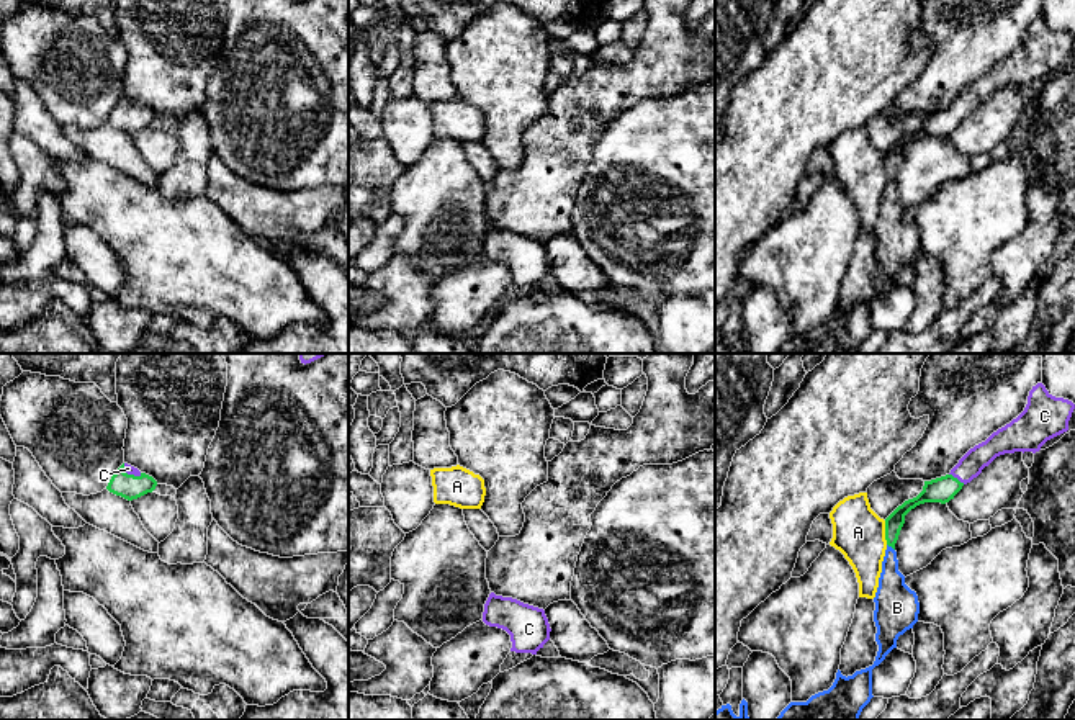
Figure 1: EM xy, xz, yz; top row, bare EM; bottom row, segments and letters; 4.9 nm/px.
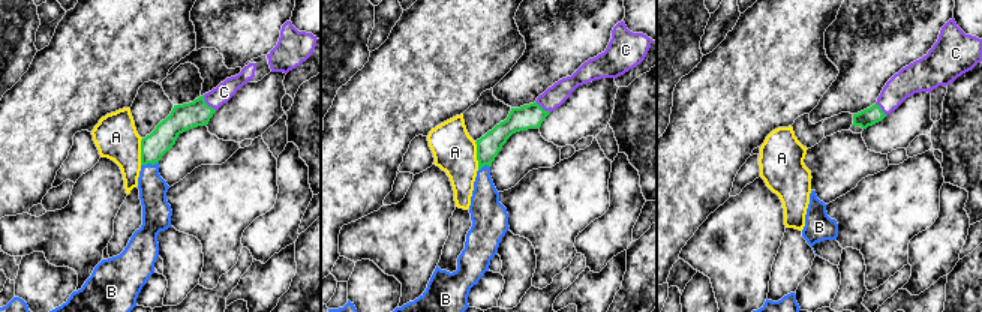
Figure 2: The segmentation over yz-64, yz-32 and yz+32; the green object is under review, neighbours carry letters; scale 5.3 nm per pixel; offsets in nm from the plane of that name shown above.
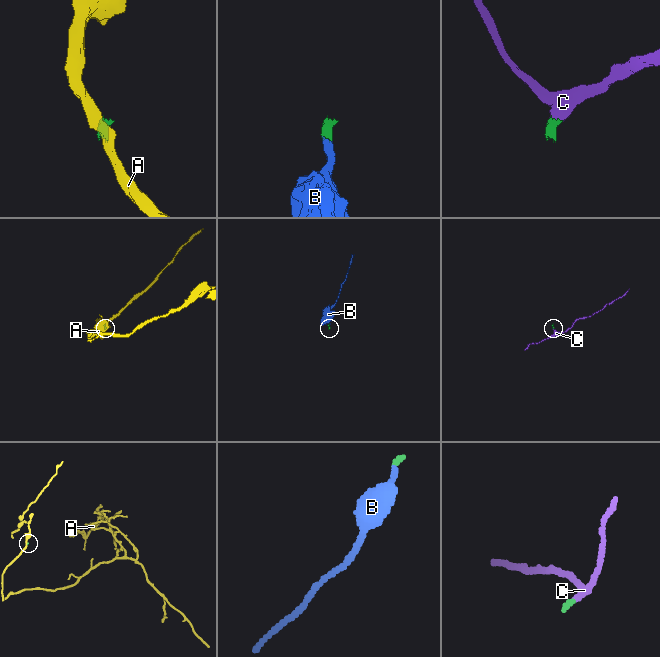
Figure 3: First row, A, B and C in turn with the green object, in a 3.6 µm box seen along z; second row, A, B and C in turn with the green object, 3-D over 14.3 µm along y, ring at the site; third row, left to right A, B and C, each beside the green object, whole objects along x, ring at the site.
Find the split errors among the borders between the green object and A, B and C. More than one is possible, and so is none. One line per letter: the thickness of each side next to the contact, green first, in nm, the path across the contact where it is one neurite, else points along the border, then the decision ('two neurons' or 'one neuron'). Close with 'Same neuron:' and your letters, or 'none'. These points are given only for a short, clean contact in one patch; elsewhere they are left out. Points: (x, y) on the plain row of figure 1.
A: calibres 90 and 260 nm; two neurons
B: calibres 90 and 170 nm; way yz (894, 156), (890, 179), (894, 229); one neuron
C: calibres 130 and 120 nm; way yz (941, 123), (956, 112), (971, 98); one neuron
Same neuron: B, C

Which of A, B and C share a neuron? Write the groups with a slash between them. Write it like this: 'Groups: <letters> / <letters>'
Groups: A / B C

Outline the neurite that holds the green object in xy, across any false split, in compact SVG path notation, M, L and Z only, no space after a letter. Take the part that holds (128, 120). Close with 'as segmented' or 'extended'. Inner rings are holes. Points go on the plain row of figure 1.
M123 97L111 110L106 123L116 129L133 134L152 126L155 119L157 115L152 110L141 106L128 97Z; extended

